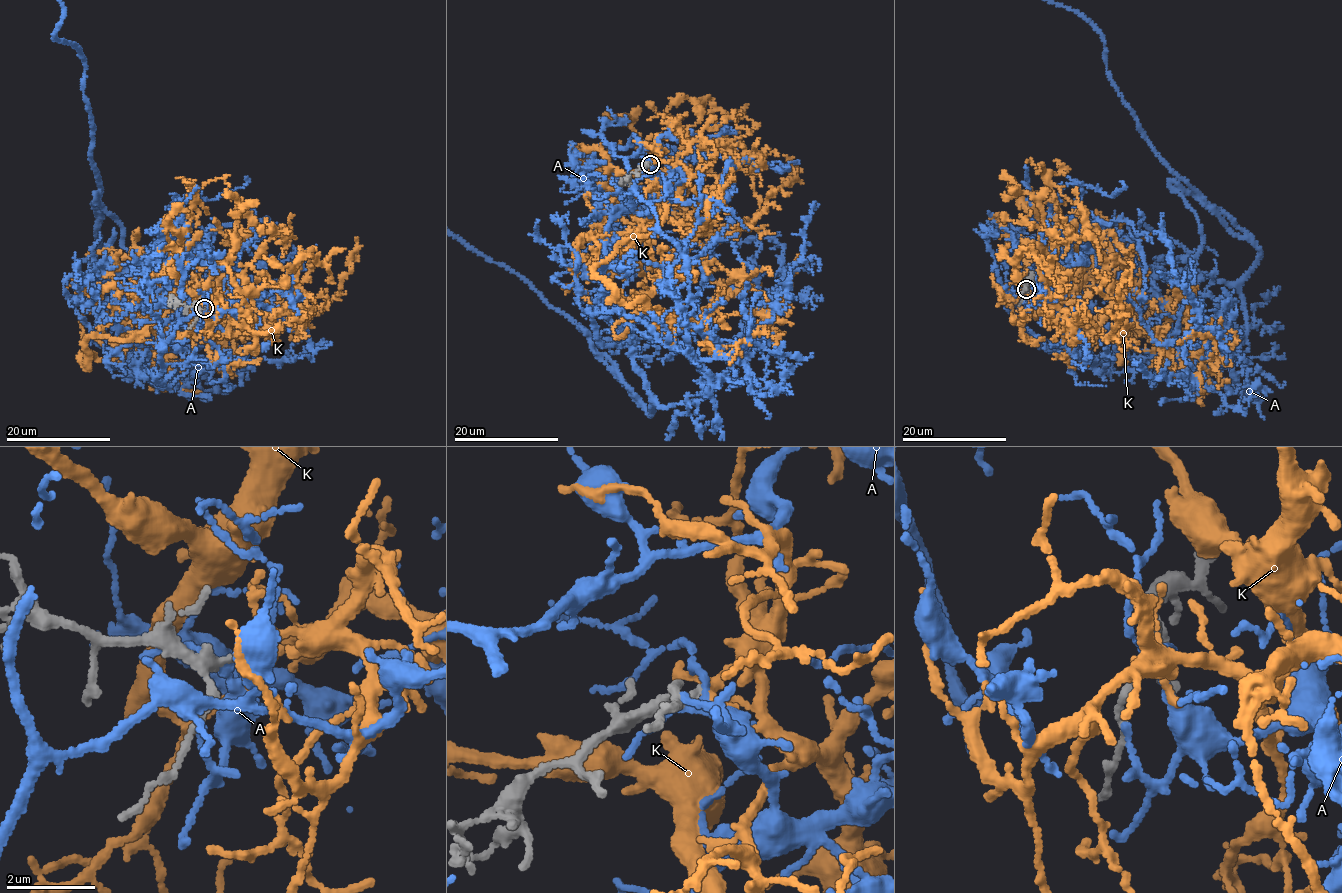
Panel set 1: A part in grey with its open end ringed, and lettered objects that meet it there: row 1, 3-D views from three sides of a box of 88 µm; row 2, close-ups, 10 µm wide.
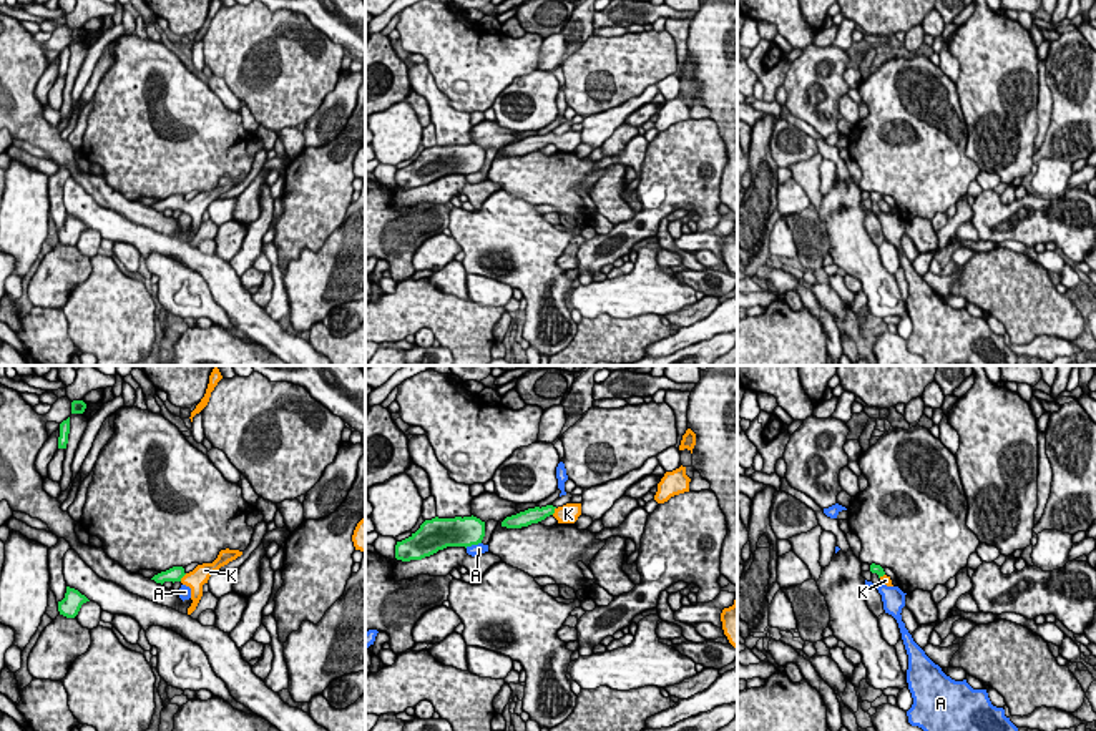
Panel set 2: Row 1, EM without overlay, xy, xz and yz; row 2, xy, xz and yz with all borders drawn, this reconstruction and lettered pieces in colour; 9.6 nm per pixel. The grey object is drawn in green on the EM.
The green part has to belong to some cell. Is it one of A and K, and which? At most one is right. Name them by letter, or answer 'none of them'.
K

